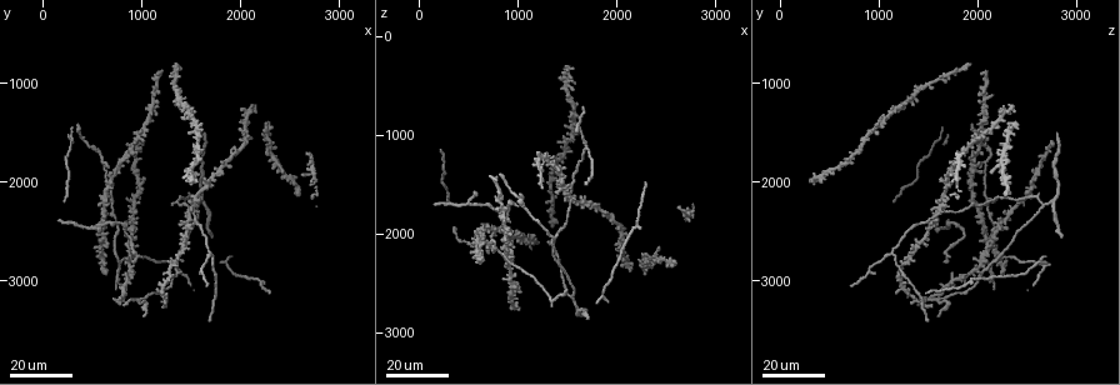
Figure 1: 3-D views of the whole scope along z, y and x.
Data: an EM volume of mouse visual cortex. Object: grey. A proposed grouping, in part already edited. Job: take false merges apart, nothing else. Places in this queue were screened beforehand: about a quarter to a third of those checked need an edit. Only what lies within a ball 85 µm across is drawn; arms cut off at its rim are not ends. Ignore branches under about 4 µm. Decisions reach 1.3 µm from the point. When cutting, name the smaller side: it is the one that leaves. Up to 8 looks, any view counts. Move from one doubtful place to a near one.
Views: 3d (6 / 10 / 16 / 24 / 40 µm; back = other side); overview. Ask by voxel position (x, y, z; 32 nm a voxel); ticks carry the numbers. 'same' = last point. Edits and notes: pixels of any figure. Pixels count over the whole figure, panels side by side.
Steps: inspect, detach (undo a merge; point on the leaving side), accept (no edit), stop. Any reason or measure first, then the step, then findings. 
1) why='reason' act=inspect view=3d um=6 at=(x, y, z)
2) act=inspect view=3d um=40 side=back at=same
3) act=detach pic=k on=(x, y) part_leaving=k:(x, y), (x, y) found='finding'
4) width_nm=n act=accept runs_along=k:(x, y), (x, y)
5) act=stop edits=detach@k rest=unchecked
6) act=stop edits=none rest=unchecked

why='side arm on a straight run' act=inspect view=3d um=24 at=(740, 2880, 2140)

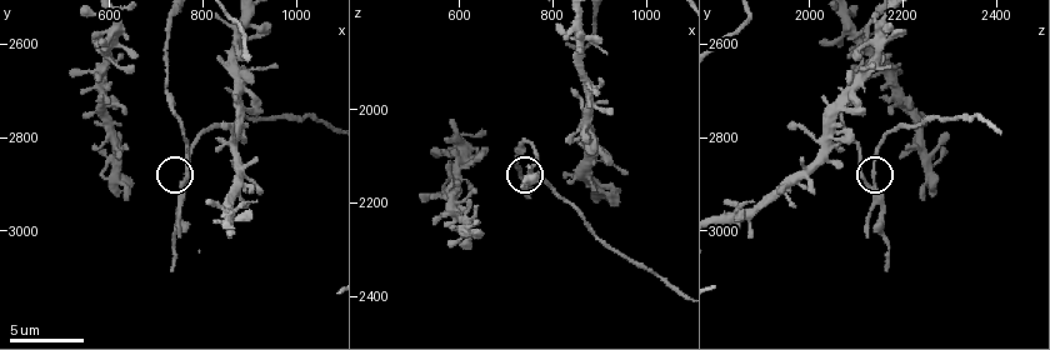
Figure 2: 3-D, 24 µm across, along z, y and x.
act=inspect view=3d um=10 at=(760, 2910, 2140)

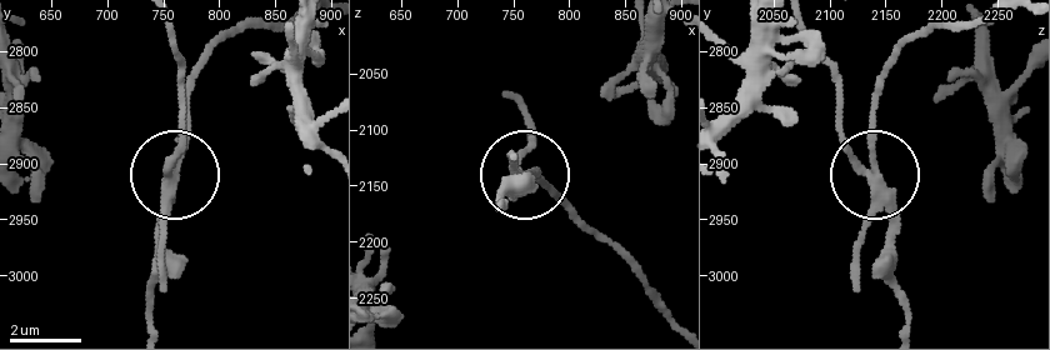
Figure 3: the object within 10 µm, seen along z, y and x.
side_arm_um=6 arms=3 act=detach pic=3 on=(534, 145) found='two neurons meet here'

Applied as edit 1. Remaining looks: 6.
act=inspect view=overview

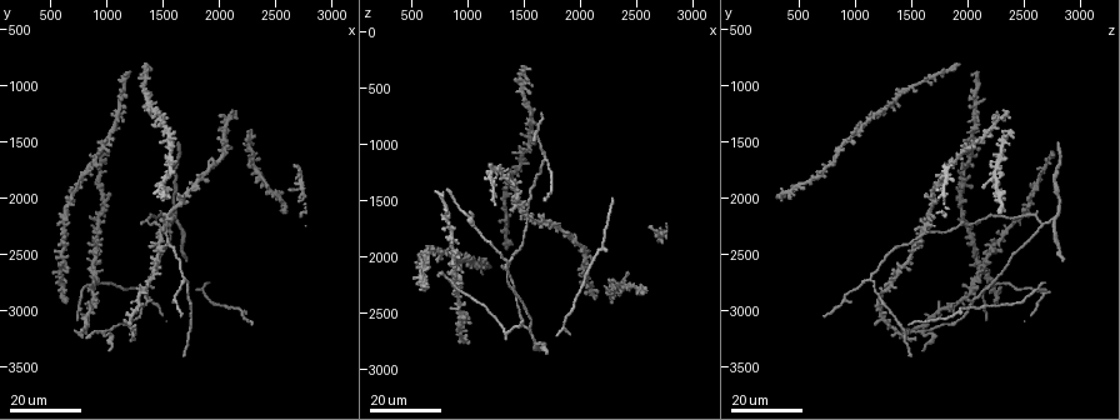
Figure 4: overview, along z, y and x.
why='small branch off a trunk' act=inspect view=3d um=16 at=(2400, 1800, 2240)

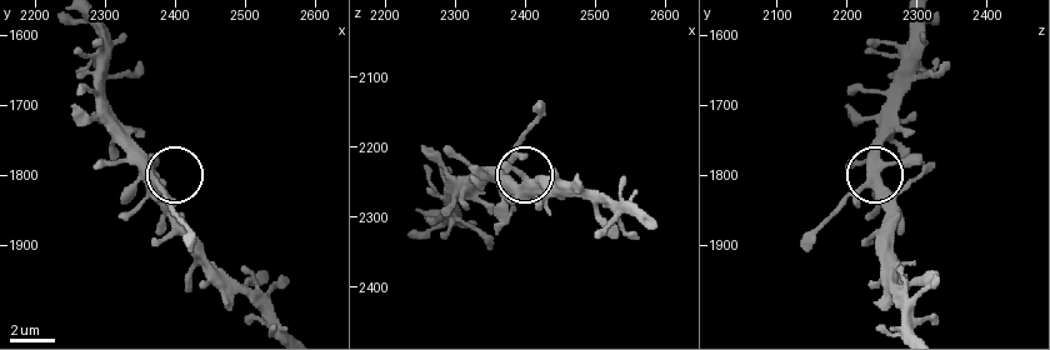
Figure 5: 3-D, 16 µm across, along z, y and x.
act=inspect view=3d um=6 at=(2380, 1815, 2230)

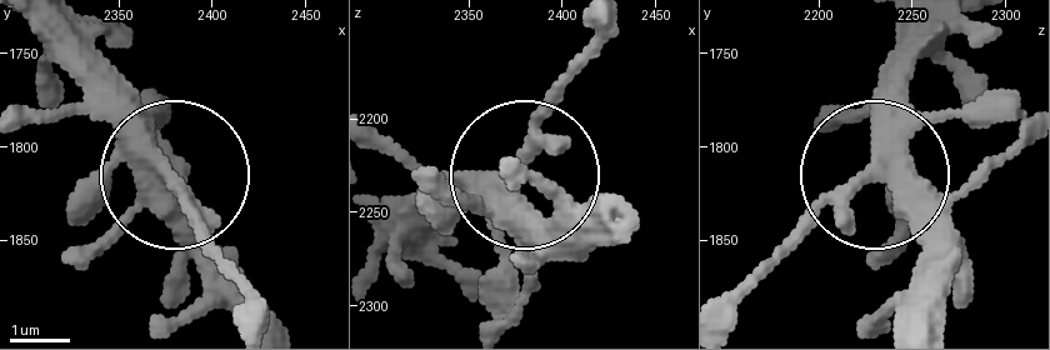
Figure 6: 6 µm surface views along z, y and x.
width_nm=350 act=accept found='continuous, no second neuron'

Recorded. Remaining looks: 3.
why='looks like a crossing' act=inspect view=3d um=24 at=(1520, 2340, 1640)

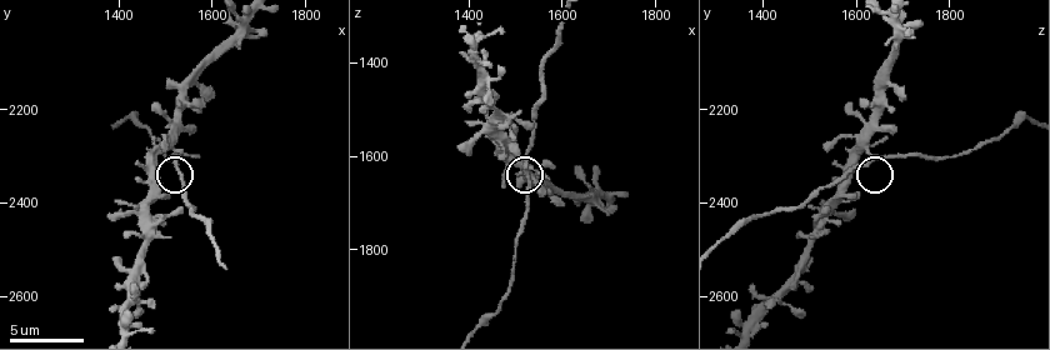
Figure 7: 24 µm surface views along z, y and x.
why='closer look' act=inspect view=3d um=10 at=(1520, 2310, 1625)

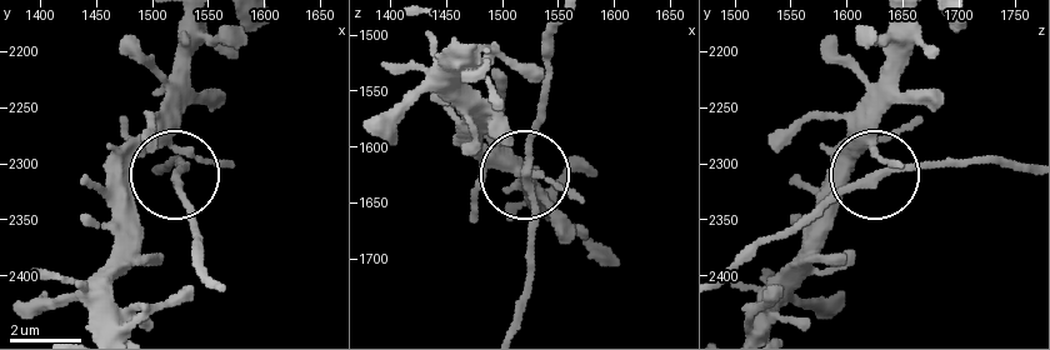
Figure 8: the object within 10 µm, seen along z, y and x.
side_arm_um=52 act=accept runs_along=8:(154, 168), (181, 159), (173, 183), (188, 204), (190, 236) found='continuous, no second neuron'

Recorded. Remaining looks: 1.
act=stop edits=detach@3 rest=unchecked

